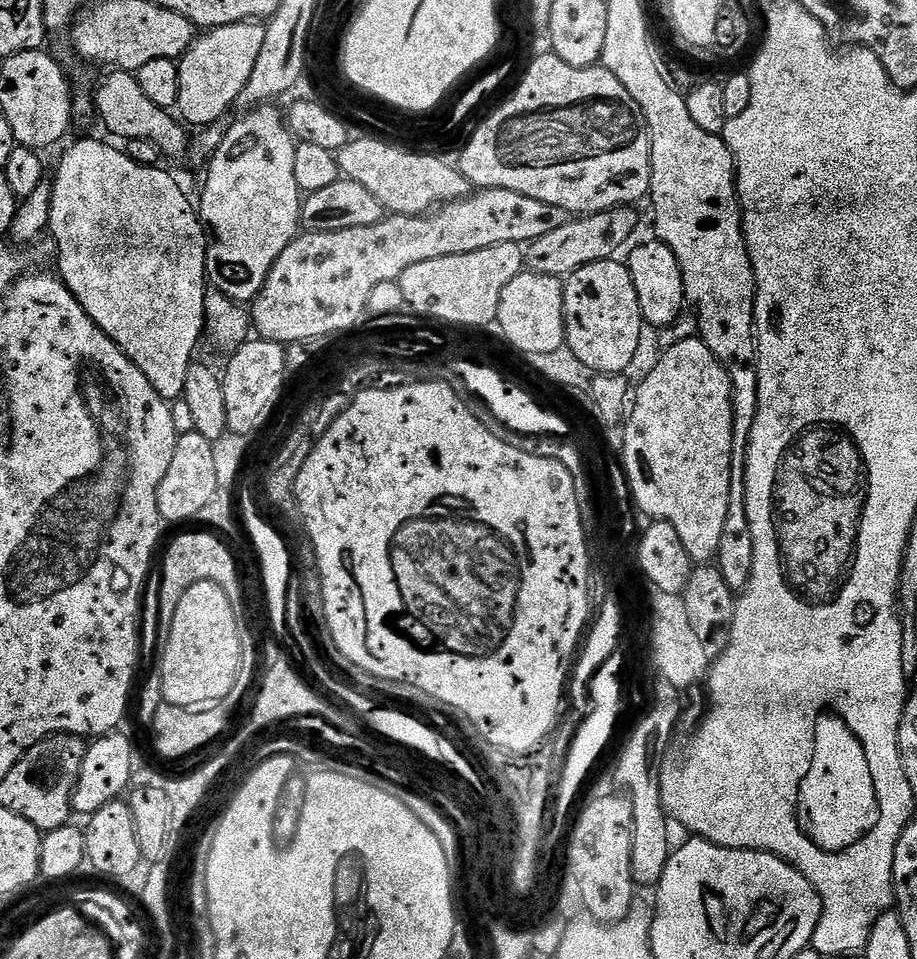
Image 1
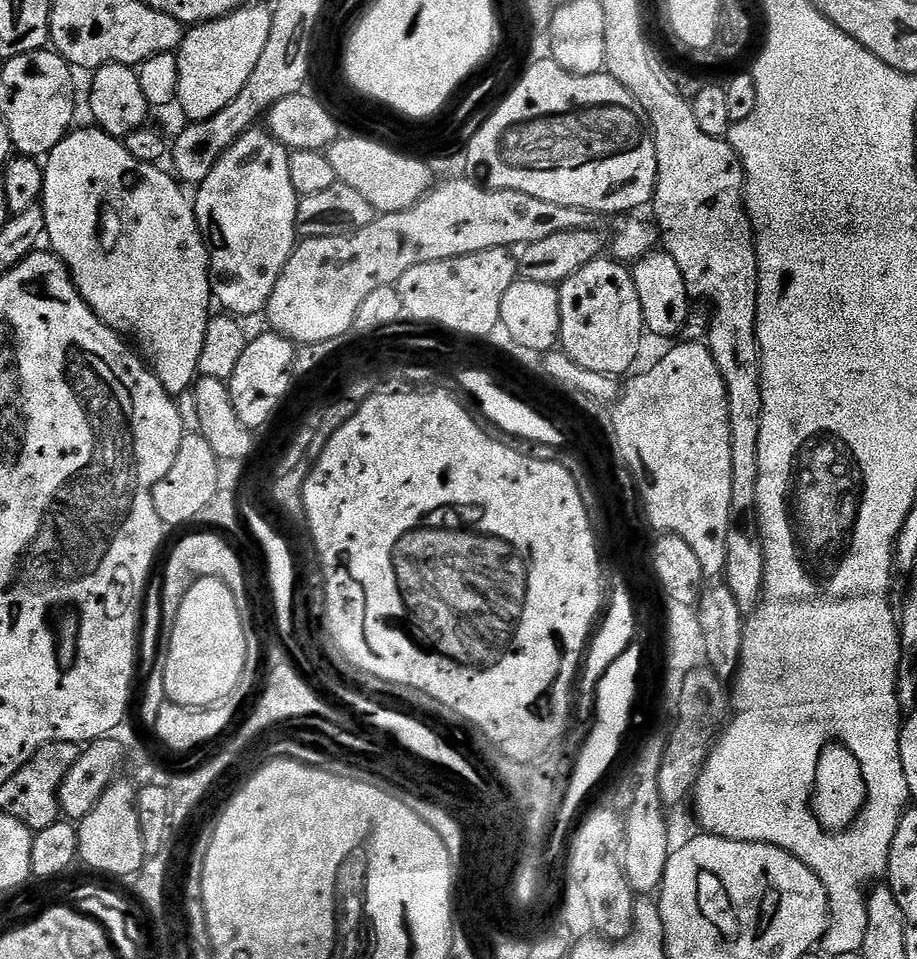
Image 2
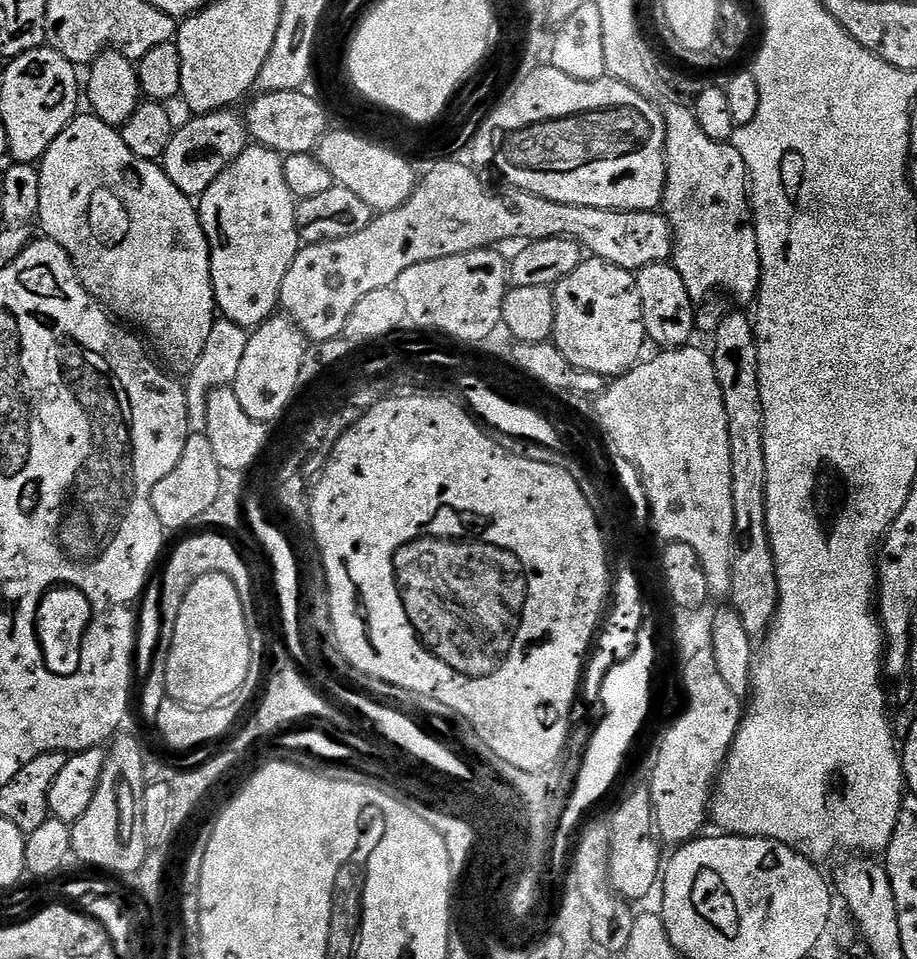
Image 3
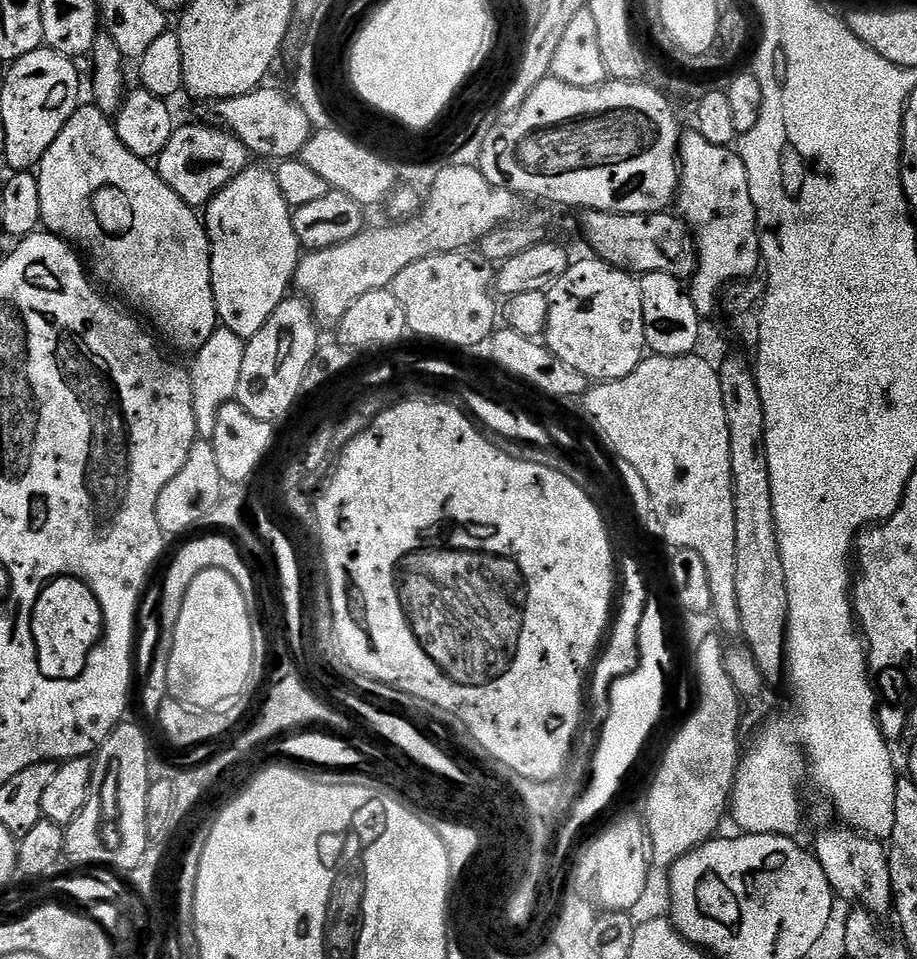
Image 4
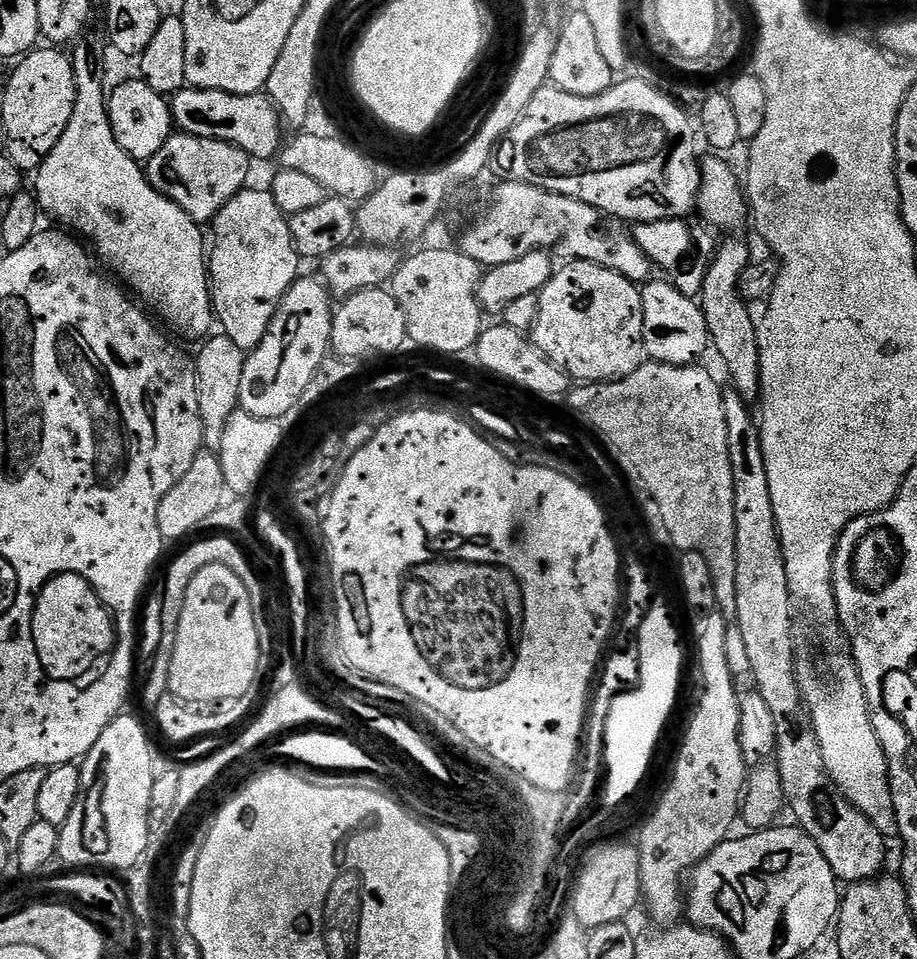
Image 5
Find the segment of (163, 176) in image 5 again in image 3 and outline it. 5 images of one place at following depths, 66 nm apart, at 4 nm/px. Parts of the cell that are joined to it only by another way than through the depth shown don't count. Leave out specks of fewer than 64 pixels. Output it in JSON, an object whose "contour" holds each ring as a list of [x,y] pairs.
{"contour":[[[236,110],[208,112],[205,116],[193,115],[188,119],[192,120],[173,131],[170,146],[162,158],[162,167],[170,182],[174,182],[184,196],[199,198],[210,182],[214,182],[214,178],[218,178],[218,174],[222,174],[222,170],[248,148],[250,137],[245,117],[241,113],[239,116]]]}

